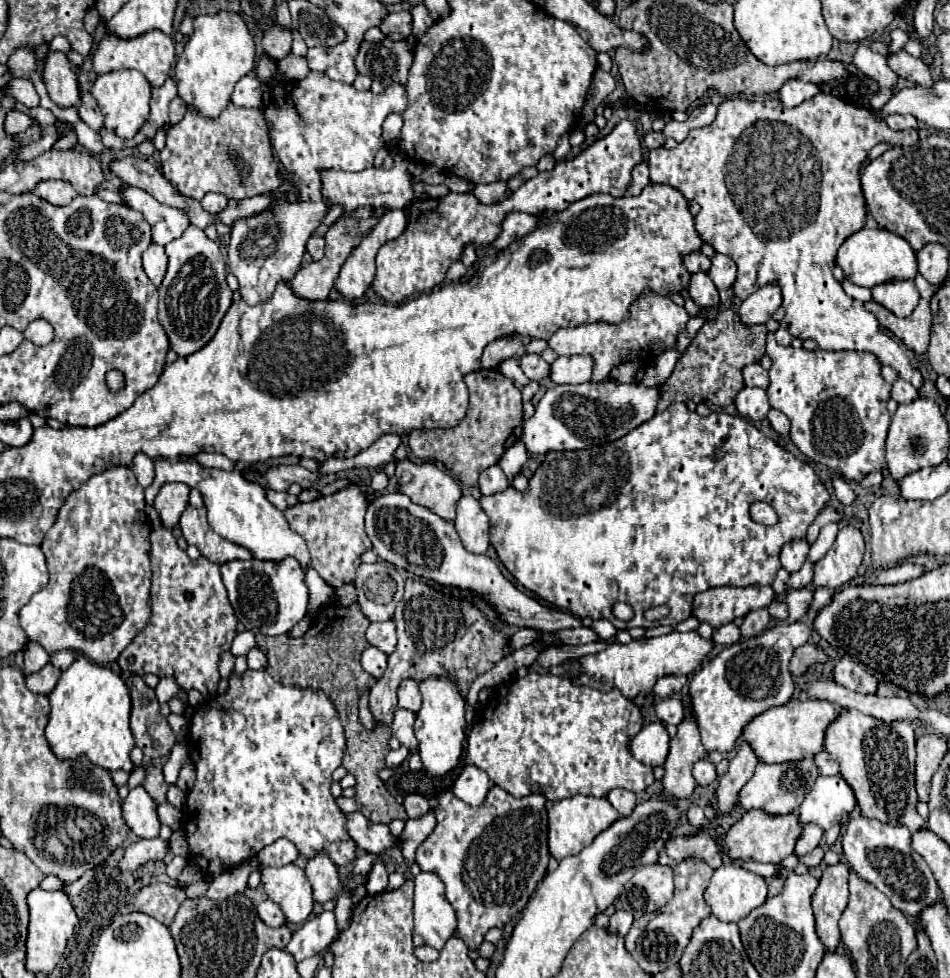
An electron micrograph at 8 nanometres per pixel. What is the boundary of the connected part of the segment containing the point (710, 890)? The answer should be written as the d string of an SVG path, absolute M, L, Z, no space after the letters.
M725 862L721 868L717 868L713 872L711 884L705 890L705 900L711 906L711 912L725 922L739 922L741 918L745 918L751 910L759 908L765 904L767 900L767 880L755 872L743 870L741 866L735 866L731 862Z

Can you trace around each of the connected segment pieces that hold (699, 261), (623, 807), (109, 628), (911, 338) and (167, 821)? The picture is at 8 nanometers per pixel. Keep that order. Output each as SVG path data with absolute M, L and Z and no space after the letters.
M689 252L683 256L683 264L689 272L707 272L711 262L703 252Z
M615 788L609 792L607 800L611 802L611 806L621 814L621 816L631 816L633 808L637 806L637 796L629 790L623 790L623 788Z
M125 466L107 468L105 472L91 476L81 488L65 498L55 524L41 544L49 566L49 584L19 612L21 628L27 638L41 644L47 654L73 650L99 666L107 666L119 658L119 654L135 638L137 630L147 624L151 586L147 534L151 524L147 522L143 506L143 486L137 484L135 474Z
M869 300L865 302L865 308L879 320L879 324L887 330L891 330L903 344L913 350L917 356L925 354L929 348L929 328L931 328L931 310L929 300L919 300L917 308L907 318L897 318L889 310L885 310L881 304Z
M158 804L157 814L161 824L169 826L173 831L180 830L183 826L183 815L177 808L173 808L171 804Z

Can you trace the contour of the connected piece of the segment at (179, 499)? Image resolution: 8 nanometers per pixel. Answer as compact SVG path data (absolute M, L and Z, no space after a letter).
M165 484L155 498L155 510L165 528L173 528L189 502L189 486L187 484Z

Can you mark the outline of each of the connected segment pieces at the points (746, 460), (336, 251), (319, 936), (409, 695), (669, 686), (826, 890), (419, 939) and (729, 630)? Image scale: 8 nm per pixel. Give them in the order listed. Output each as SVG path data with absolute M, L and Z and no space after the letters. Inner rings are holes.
M673 402L665 412L655 414L651 420L643 422L641 426L637 426L635 430L631 430L629 434L625 434L623 438L619 438L615 442L595 446L595 448L575 450L575 452L545 454L545 460L541 462L537 472L529 480L529 488L523 494L517 492L515 488L507 488L505 492L499 492L493 496L483 496L479 502L491 522L491 544L495 546L499 560L505 564L505 568L515 576L515 580L519 584L523 584L527 590L541 596L547 604L551 604L559 610L567 610L581 620L583 618L593 618L593 620L605 618L615 628L629 630L635 626L651 628L651 626L659 626L659 624L677 624L681 620L687 620L691 616L693 596L699 592L705 592L709 588L715 588L715 586L769 586L775 580L777 570L781 568L777 564L777 558L779 558L779 550L783 548L783 544L801 540L807 534L809 524L829 504L829 498L831 498L829 490L825 488L821 478L815 474L815 470L807 462L799 460L795 454L791 454L789 450L775 444L771 438L767 438L763 432L759 432L753 424L749 424L745 418L731 416L731 414L717 414L717 412L709 414L707 418L701 418L697 412L689 412L685 404ZM755 500L771 504L775 508L775 512L779 514L779 524L763 526L763 524L753 522L753 518L749 516L749 506ZM615 602L627 602L629 606L633 606L635 616L629 622L617 620L611 614L611 606ZM661 604L669 606L669 610L671 610L669 616L659 622L647 622L643 612L653 606L661 606Z
M375 208L373 214L365 220L357 220L353 216L341 216L325 234L325 254L321 260L317 262L311 262L311 264L305 264L301 266L301 270L295 274L295 278L289 282L293 292L297 292L297 296L301 298L307 298L307 300L327 300L329 292L333 290L335 282L337 282L337 276L341 272L341 266L345 264L345 260L351 256L351 252L363 242L363 238L367 238L373 228L377 226L377 222L381 220L381 216L387 214L385 208Z
M323 912L315 918L309 918L291 938L291 942L285 946L285 952L293 955L295 960L305 960L309 956L315 956L321 950L327 950L327 946L337 938L337 924L333 912Z
M405 680L397 692L399 696L399 708L407 708L411 712L421 710L421 692L419 684L415 680Z
M663 676L663 678L657 680L653 692L659 698L669 698L669 696L679 694L685 684L687 684L687 678L685 676Z
M837 862L823 870L819 888L813 894L813 912L817 922L817 934L823 940L825 948L837 948L839 936L839 916L847 906L849 898L849 874L851 868L847 862Z
M431 872L415 878L415 928L413 944L441 950L457 926L455 912L445 900L445 888Z
M725 624L725 626L717 628L717 630L713 632L713 640L715 640L717 644L723 644L723 646L733 646L733 644L737 644L737 642L741 640L739 626L735 626L735 624Z

